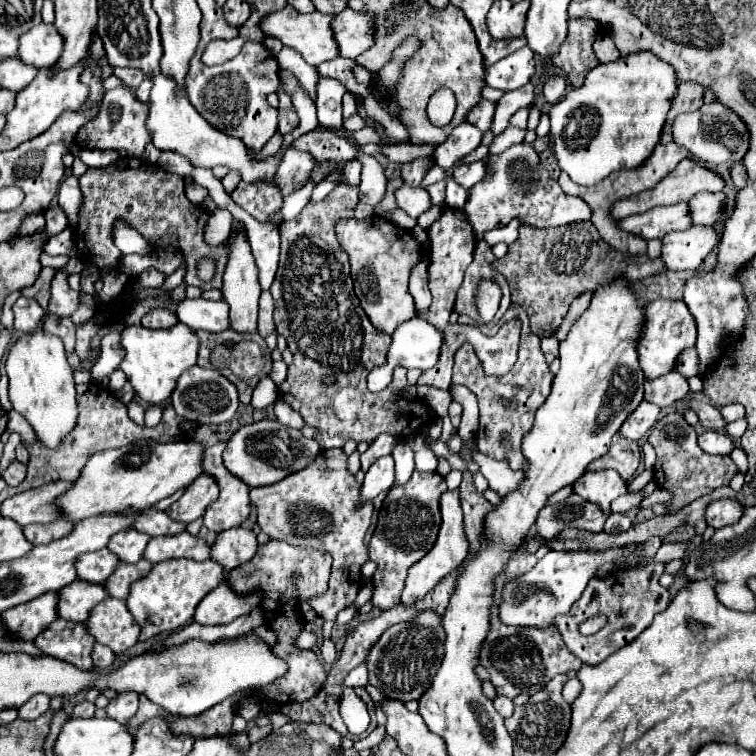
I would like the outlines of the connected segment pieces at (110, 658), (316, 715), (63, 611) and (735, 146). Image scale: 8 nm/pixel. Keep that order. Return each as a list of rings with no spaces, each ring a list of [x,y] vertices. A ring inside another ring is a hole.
[[[95,643],[95,645],[93,645],[91,657],[93,657],[93,665],[99,667],[99,669],[107,669],[107,667],[111,667],[113,661],[115,661],[115,653],[113,653],[109,647],[101,645],[101,643]]]
[[[317,693],[305,703],[291,703],[283,705],[281,713],[295,719],[295,721],[313,721],[313,723],[327,723],[329,727],[335,727],[343,737],[349,737],[357,741],[355,735],[349,735],[341,715],[339,715],[339,699],[327,697],[325,693]]]
[[[75,579],[67,589],[59,591],[59,617],[75,623],[85,623],[89,619],[89,613],[95,605],[105,601],[109,597],[107,589],[97,583],[89,583],[83,579]]]
[[[715,101],[715,103],[703,105],[697,111],[677,115],[673,121],[673,141],[679,147],[687,149],[697,159],[719,165],[719,163],[727,163],[727,161],[741,161],[743,153],[747,153],[749,137],[747,137],[747,129],[745,129],[743,121],[739,121],[739,117],[735,117],[735,113],[731,113],[719,101]]]

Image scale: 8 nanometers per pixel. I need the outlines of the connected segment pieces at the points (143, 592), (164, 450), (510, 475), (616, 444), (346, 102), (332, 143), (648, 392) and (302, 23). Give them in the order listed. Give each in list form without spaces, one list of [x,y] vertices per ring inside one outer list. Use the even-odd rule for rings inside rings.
[[[171,559],[165,563],[157,563],[149,575],[131,585],[131,593],[127,597],[127,607],[133,619],[141,625],[141,641],[149,641],[159,633],[171,633],[189,625],[199,601],[223,581],[225,569],[215,561]]]
[[[139,439],[127,447],[97,451],[85,465],[79,481],[57,499],[69,521],[81,521],[99,513],[147,509],[159,499],[187,489],[203,473],[205,447],[197,441],[159,443],[155,439]]]
[[[473,447],[473,461],[479,465],[483,477],[489,481],[489,487],[497,491],[501,497],[511,493],[517,485],[521,485],[521,479],[525,477],[523,471],[513,471],[505,461],[489,459],[487,455],[479,453]]]
[[[615,433],[613,441],[611,441],[611,447],[609,451],[595,459],[587,471],[605,471],[605,469],[615,469],[623,481],[629,481],[635,471],[637,471],[637,465],[639,465],[639,457],[641,457],[641,451],[639,451],[639,445],[637,441],[629,441],[625,439],[623,435]]]
[[[353,93],[343,95],[343,117],[349,119],[351,115],[357,115],[357,99]]]
[[[315,129],[315,131],[301,135],[299,139],[295,139],[289,145],[289,149],[307,151],[309,155],[313,155],[315,163],[323,163],[323,161],[345,163],[345,161],[351,161],[355,157],[353,145],[347,145],[347,141],[343,141],[335,133],[327,133],[321,129]]]
[[[671,371],[663,377],[657,377],[645,383],[645,399],[663,409],[671,407],[677,399],[685,399],[687,395],[689,395],[687,377],[683,377],[677,371]]]
[[[287,5],[285,9],[265,17],[263,23],[261,23],[261,29],[263,29],[263,33],[277,37],[283,45],[299,51],[309,65],[317,67],[323,61],[331,61],[331,59],[339,57],[339,45],[337,45],[335,33],[333,33],[333,19],[335,19],[335,15],[325,15],[325,13],[319,13],[319,11],[299,13],[297,9]]]

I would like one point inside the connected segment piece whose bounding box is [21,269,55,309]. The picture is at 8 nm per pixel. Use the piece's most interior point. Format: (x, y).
(40, 291)

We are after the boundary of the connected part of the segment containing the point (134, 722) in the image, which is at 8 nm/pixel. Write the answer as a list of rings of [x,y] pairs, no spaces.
[[[141,695],[139,697],[139,711],[135,713],[135,717],[131,717],[131,721],[129,721],[129,731],[135,735],[137,733],[137,727],[141,725],[141,723],[145,723],[147,719],[151,719],[151,717],[161,717],[161,719],[167,719],[171,713],[167,713],[165,709],[161,709],[159,705],[155,705],[155,703],[151,703],[145,695]]]

